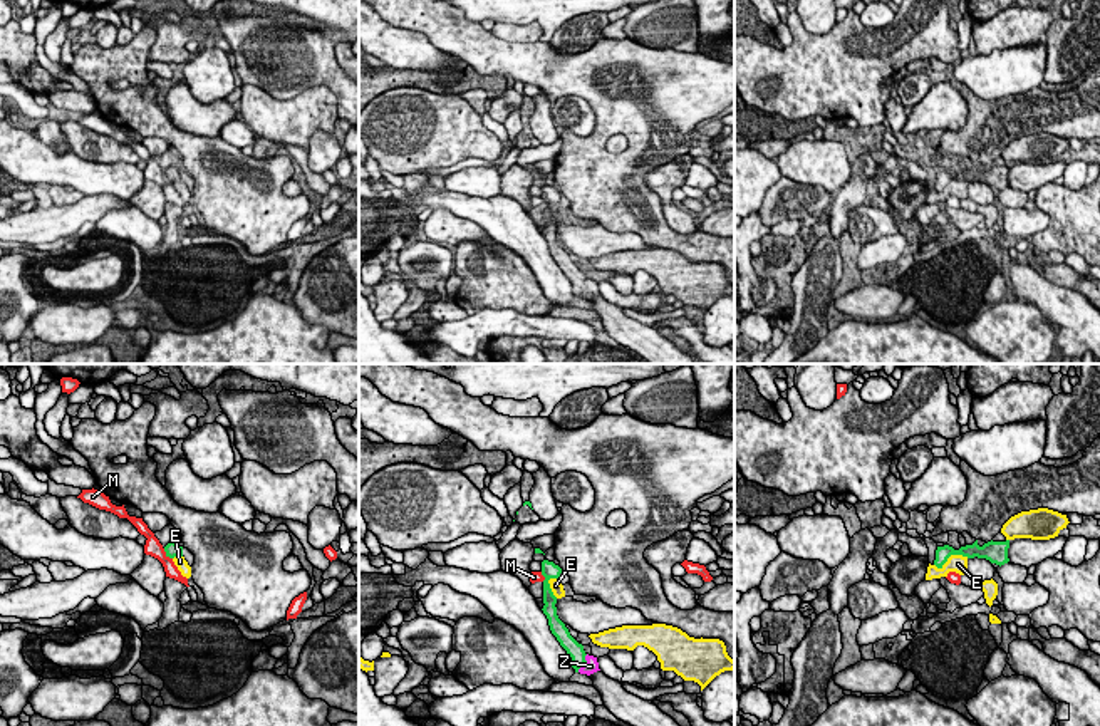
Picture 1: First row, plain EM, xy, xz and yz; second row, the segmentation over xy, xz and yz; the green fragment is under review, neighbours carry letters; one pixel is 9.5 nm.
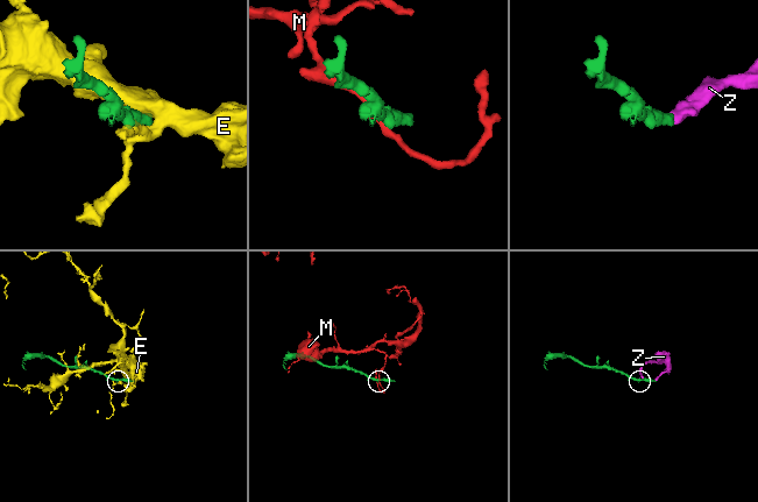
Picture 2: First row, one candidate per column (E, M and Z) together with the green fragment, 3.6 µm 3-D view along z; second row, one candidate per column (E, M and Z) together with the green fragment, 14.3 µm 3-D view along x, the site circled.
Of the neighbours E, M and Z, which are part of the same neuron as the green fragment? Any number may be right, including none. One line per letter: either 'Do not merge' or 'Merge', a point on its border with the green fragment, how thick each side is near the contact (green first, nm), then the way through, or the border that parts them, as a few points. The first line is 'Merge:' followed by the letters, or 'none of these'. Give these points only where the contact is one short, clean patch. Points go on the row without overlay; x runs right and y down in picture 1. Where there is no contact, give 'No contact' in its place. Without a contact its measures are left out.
Merge: Z
E: Do not merge. Touches green at yz (951, 178). Thickness 140 nm (green) against 170 nm
M: Do not merge. Touches green at xy (166, 178). Thickness 140 nm (green) against 160 nm. Boundary: xy (163, 173), (171, 183)
Z: Merge. Touches green at xz (584, 287). Thickness 160 nm (green) against 140 nm. Path across: xz (574, 274), (584, 287), (591, 290)

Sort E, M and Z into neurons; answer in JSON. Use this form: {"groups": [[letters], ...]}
{"groups": [["E"], ["M"], ["Z"]]}

